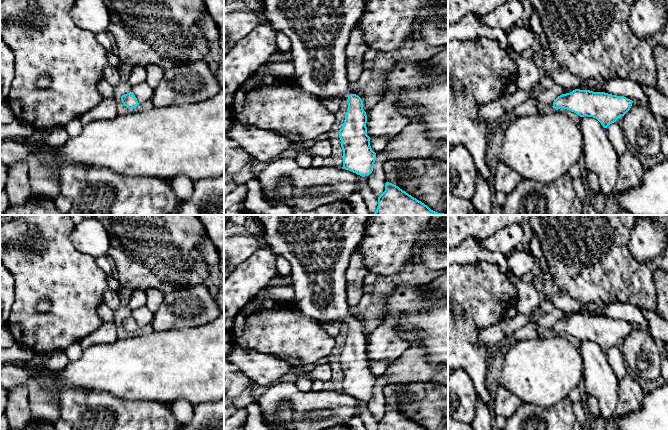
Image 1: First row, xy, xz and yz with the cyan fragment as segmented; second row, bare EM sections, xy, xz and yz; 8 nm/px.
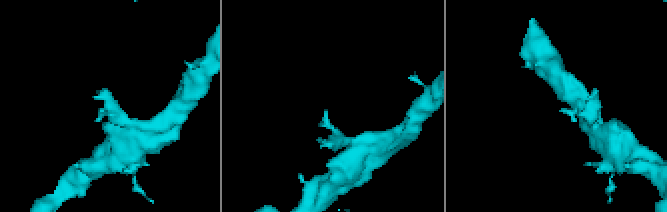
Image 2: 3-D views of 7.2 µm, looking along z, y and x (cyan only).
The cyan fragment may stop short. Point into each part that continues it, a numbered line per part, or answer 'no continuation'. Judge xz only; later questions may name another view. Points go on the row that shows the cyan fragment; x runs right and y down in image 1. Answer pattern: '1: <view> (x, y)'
1: xz (319, 30)

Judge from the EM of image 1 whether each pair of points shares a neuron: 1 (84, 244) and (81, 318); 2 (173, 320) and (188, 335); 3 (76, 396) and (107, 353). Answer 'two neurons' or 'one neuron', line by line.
1: two neurons
2: two neurons
3: two neurons

